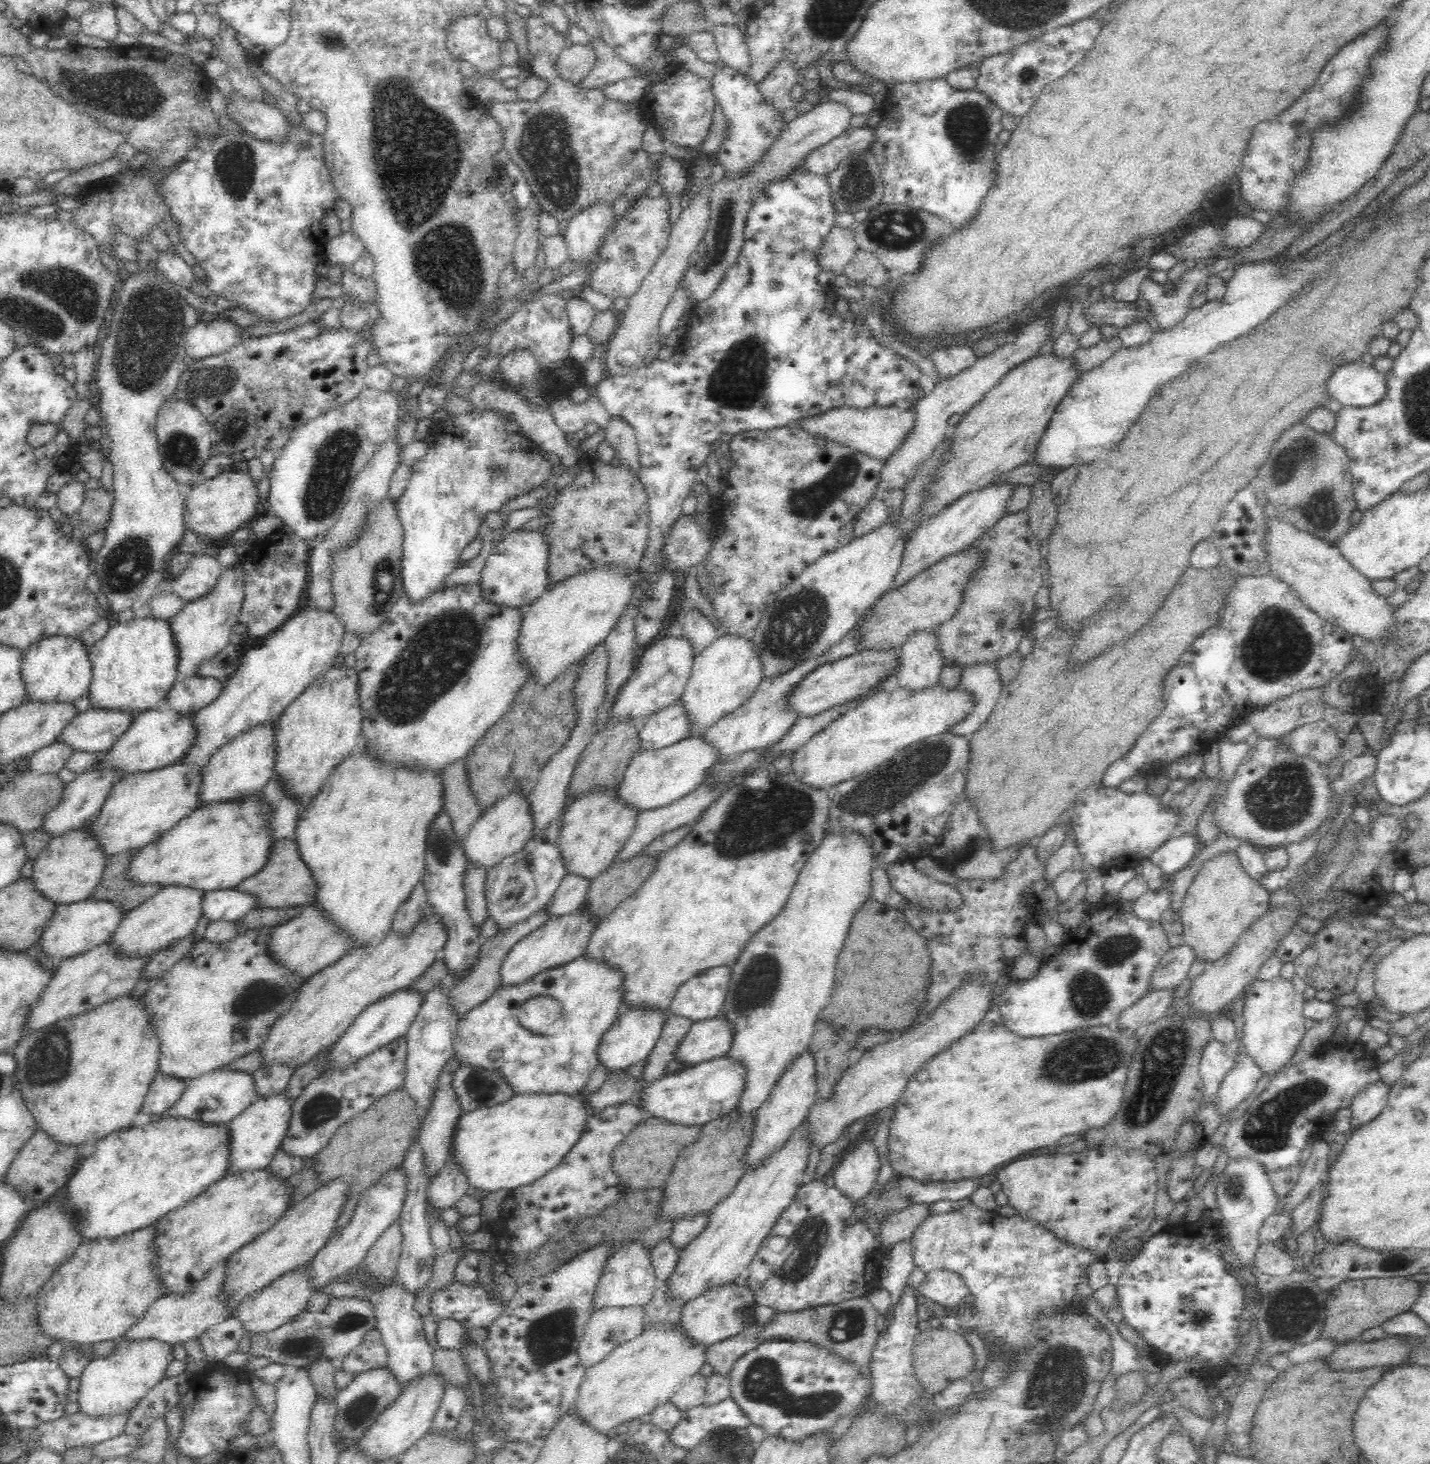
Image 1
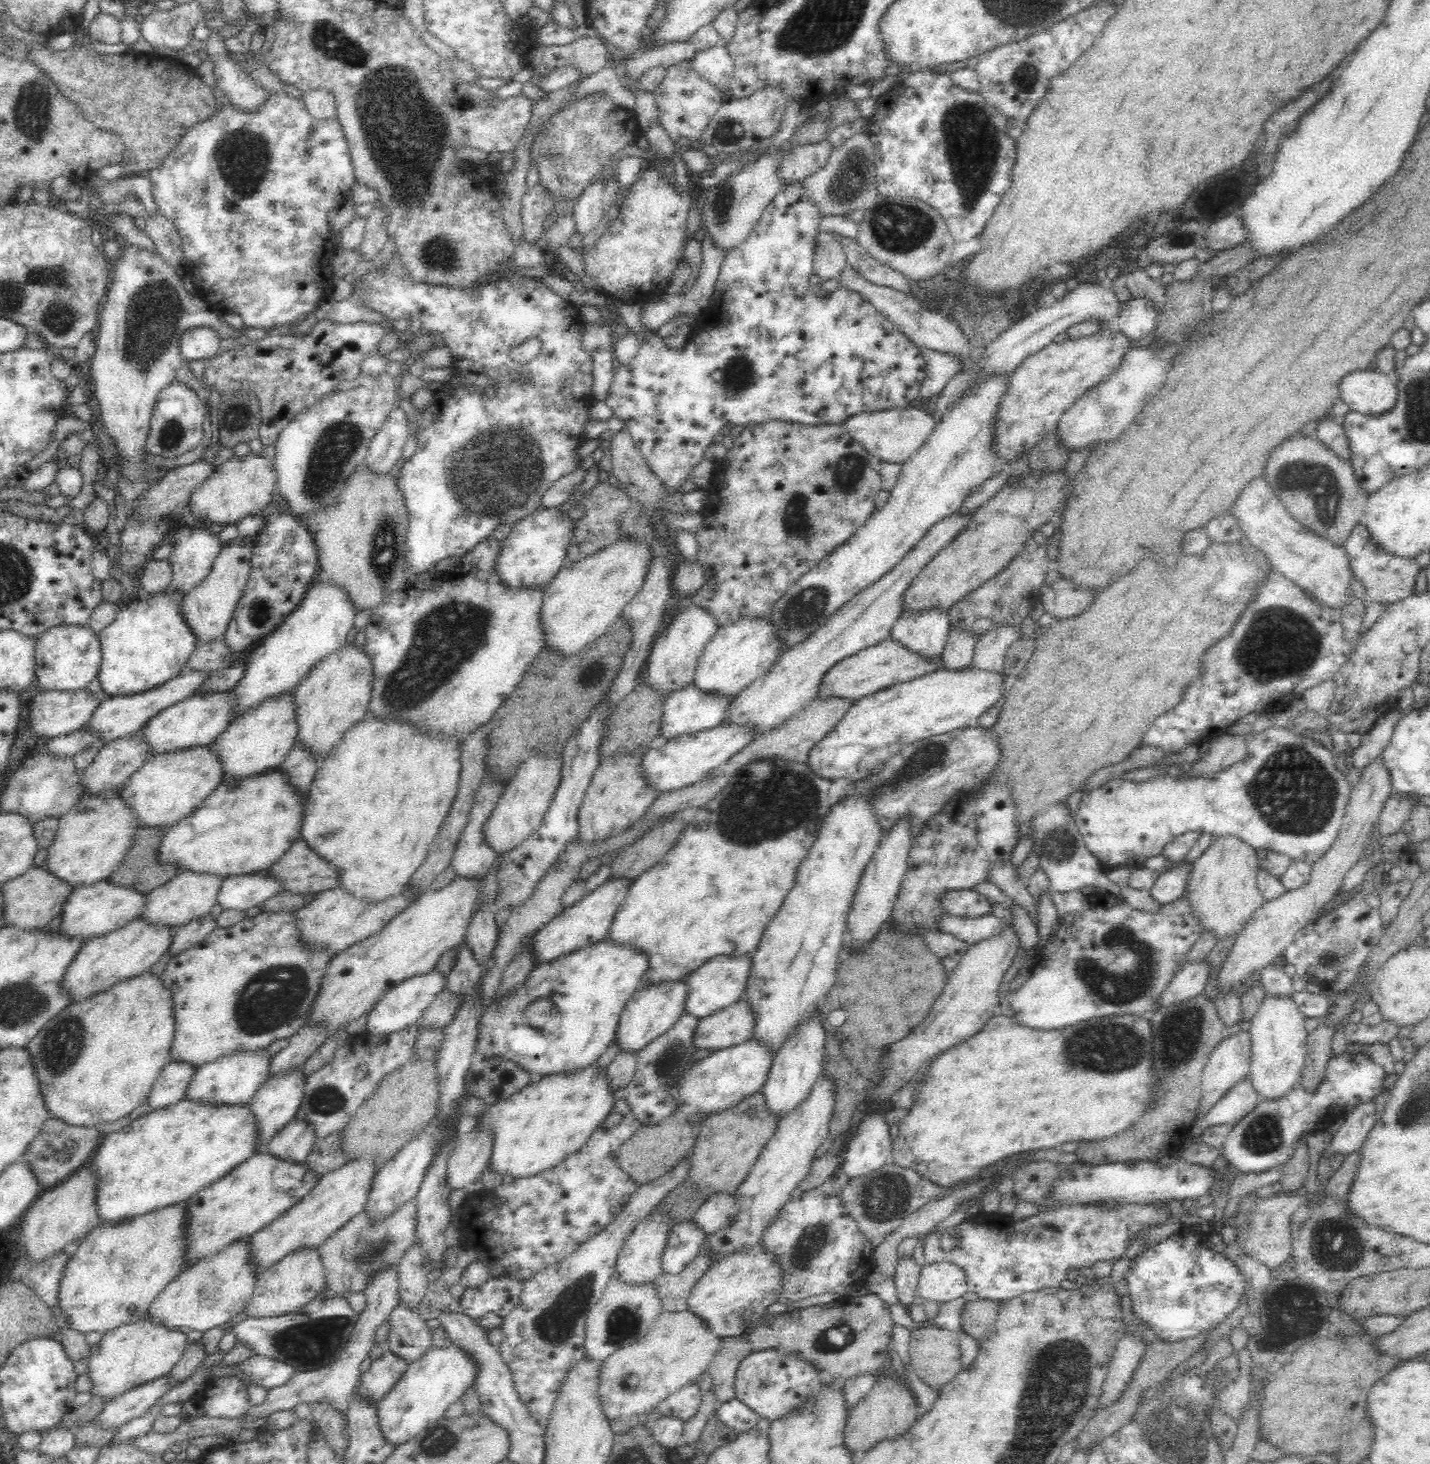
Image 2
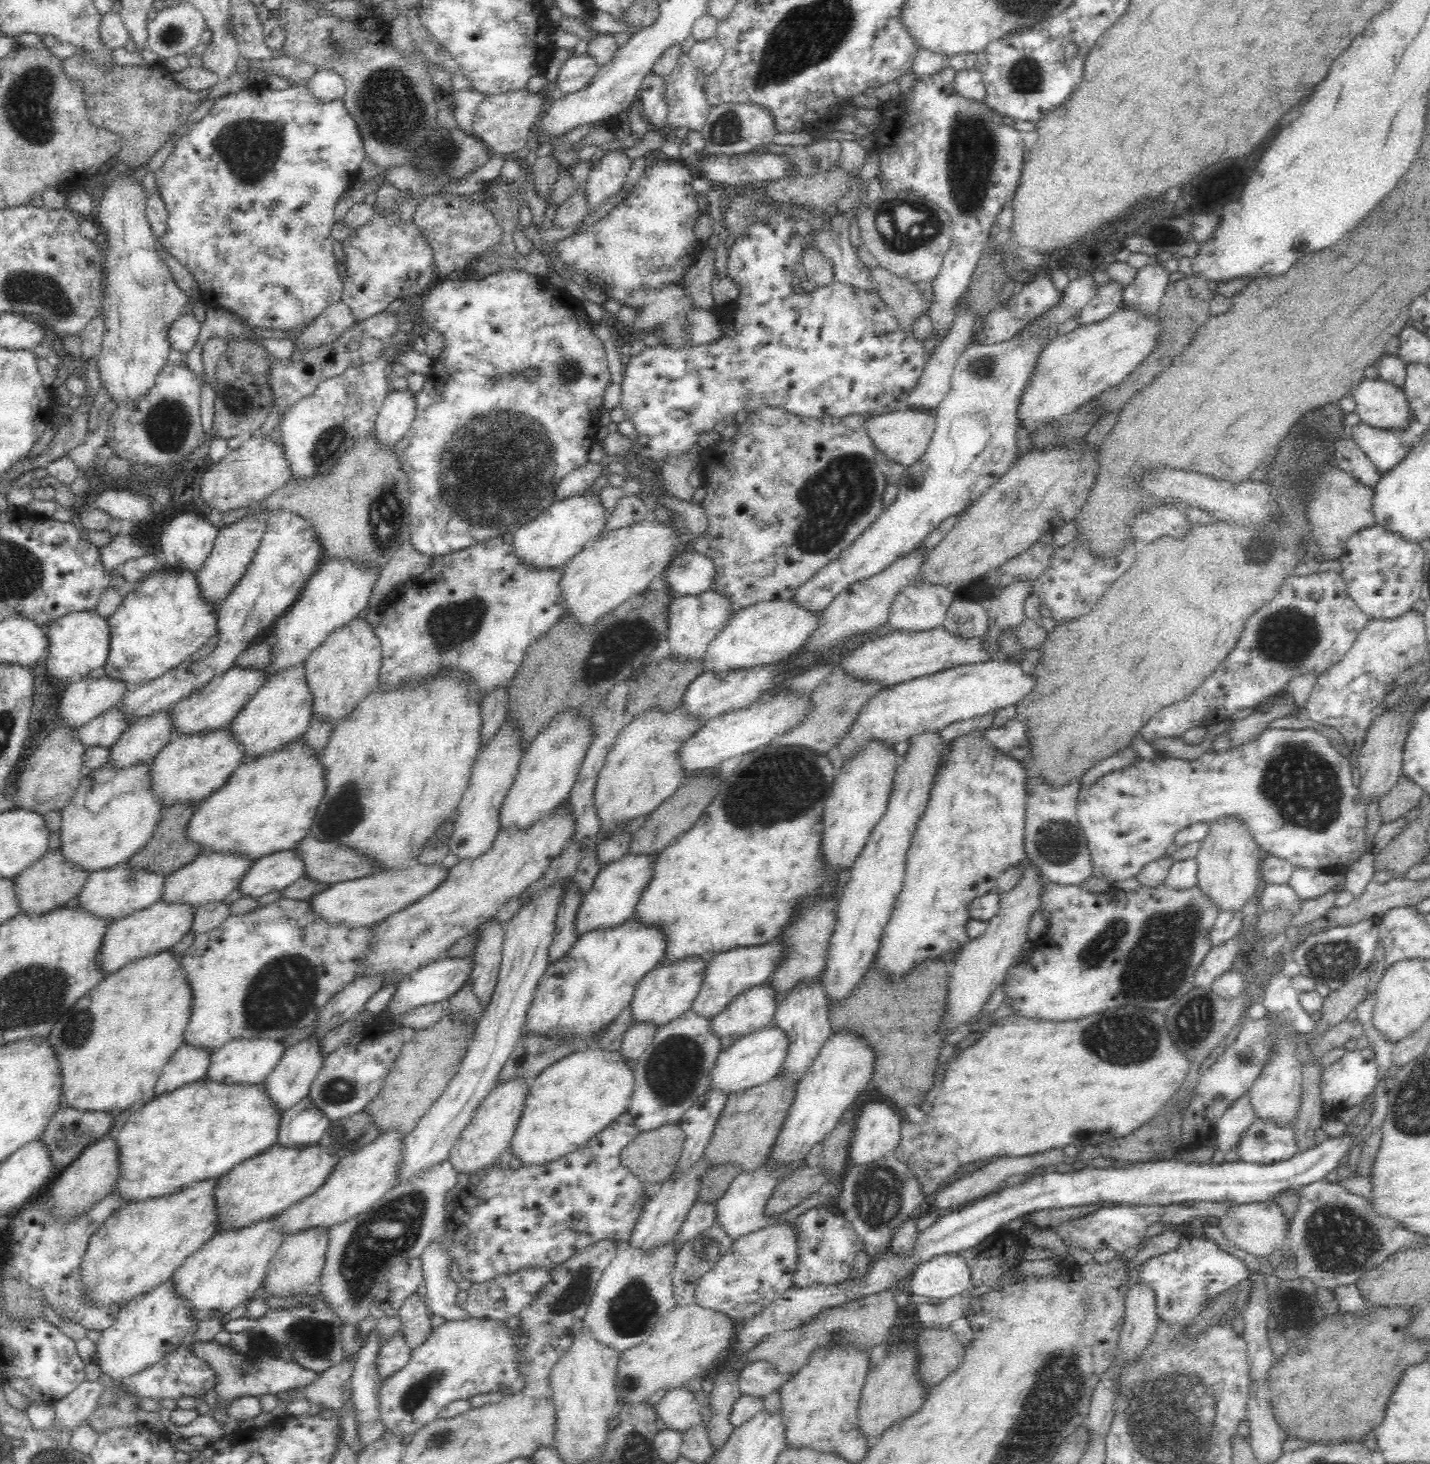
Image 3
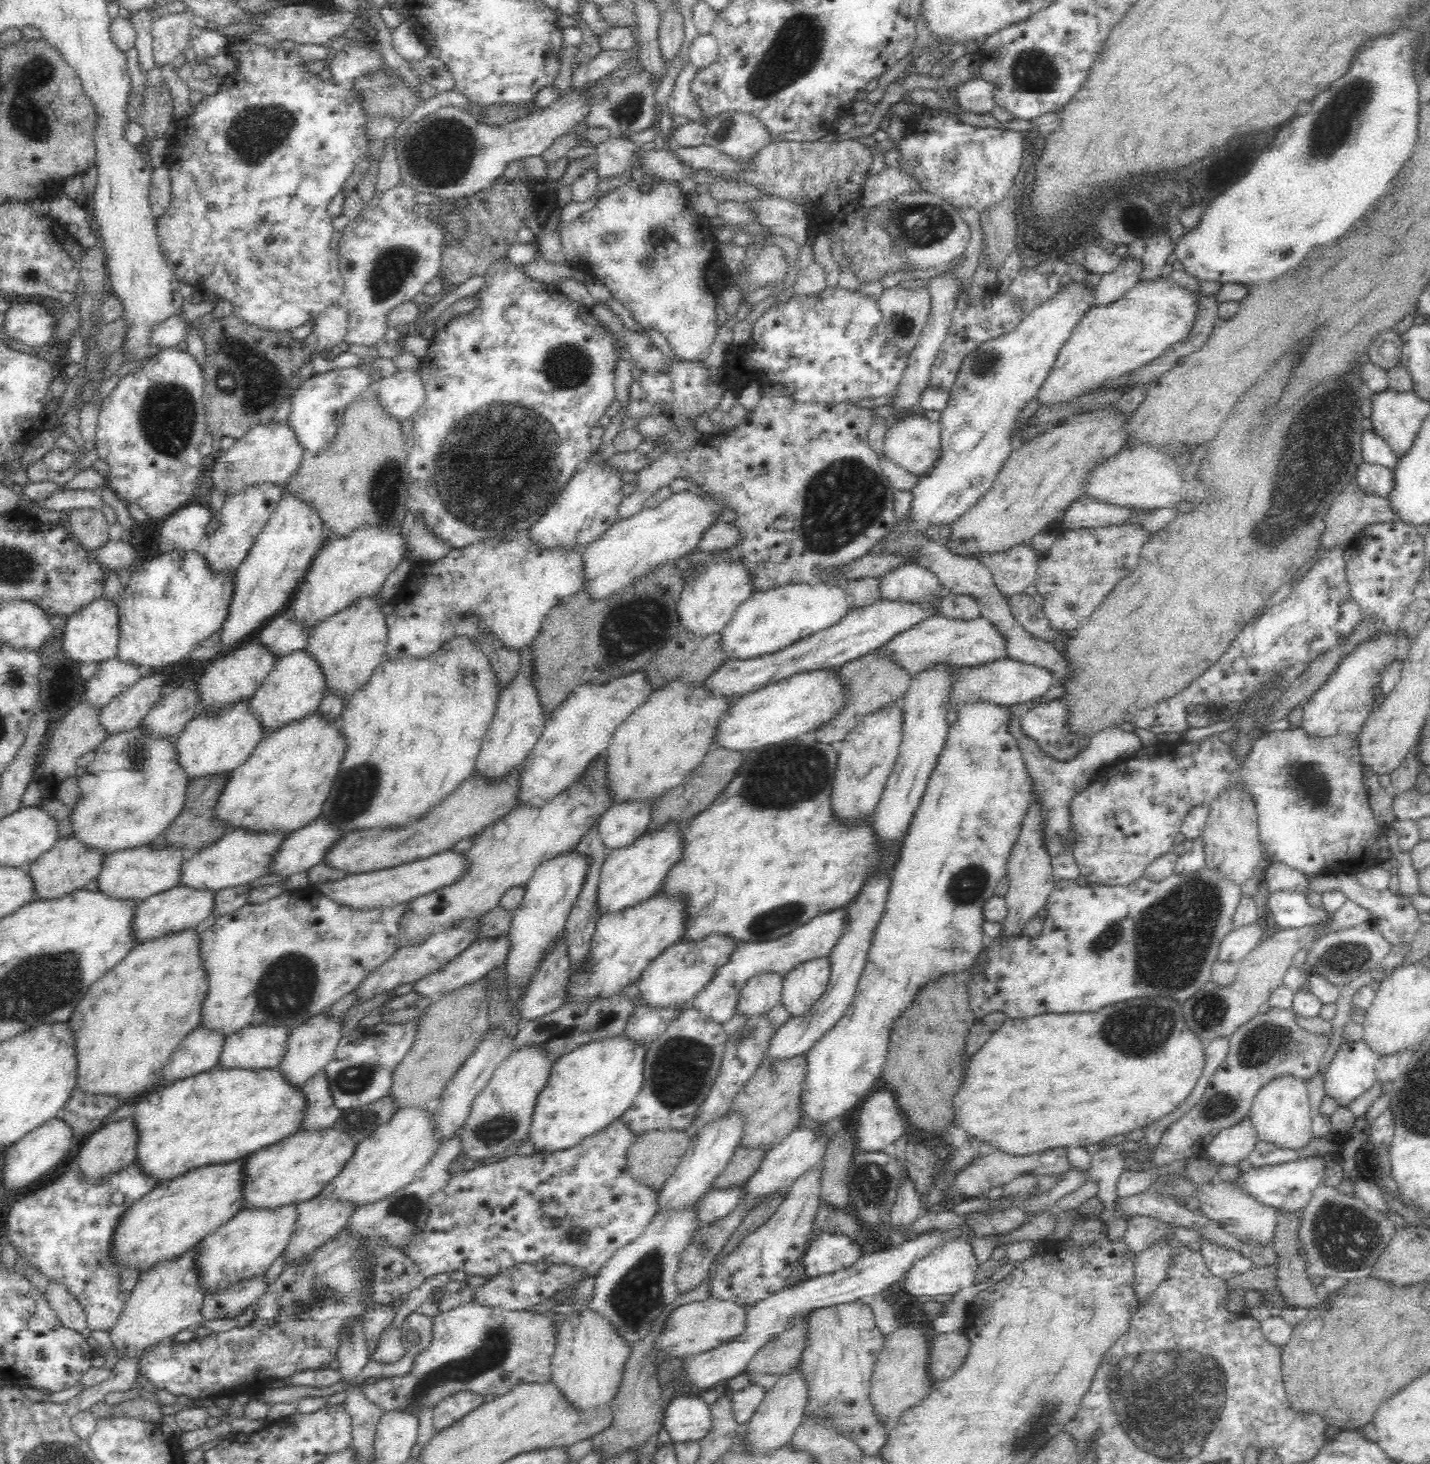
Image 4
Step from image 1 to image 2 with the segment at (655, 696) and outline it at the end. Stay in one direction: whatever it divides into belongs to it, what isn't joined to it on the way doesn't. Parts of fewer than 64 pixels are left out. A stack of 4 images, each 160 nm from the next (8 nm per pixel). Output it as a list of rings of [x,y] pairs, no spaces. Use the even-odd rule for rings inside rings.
[[[689,601],[682,602],[678,612],[676,614],[674,612],[666,619],[665,627],[654,638],[648,663],[646,663],[647,670],[641,679],[668,692],[676,691],[688,683],[692,683],[698,660],[702,656],[706,644],[716,634],[718,627],[718,619],[712,611]]]

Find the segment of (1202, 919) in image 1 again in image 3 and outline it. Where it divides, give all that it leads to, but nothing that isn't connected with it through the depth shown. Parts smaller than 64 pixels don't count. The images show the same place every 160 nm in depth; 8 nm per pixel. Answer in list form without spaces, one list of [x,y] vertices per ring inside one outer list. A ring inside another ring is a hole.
[[[1220,816],[1210,822],[1208,834],[1201,841],[1196,856],[1199,867],[1197,884],[1214,897],[1220,910],[1242,909],[1242,906],[1254,897],[1256,887],[1262,879],[1260,866],[1263,855],[1244,820],[1238,816]]]

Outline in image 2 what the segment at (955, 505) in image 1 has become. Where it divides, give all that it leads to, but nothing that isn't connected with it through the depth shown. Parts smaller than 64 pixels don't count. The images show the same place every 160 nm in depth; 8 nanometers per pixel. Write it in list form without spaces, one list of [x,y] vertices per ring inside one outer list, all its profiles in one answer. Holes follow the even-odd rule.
[[[970,514],[946,516],[940,523],[934,524],[926,532],[926,536],[910,549],[902,560],[894,565],[884,576],[857,592],[850,600],[842,604],[842,608],[830,613],[810,636],[804,637],[789,649],[786,649],[778,658],[773,667],[759,676],[750,686],[741,690],[732,702],[732,710],[726,716],[726,721],[746,723],[750,727],[758,725],[760,732],[767,731],[779,725],[797,710],[800,710],[808,701],[818,697],[818,690],[822,678],[830,668],[848,655],[856,654],[862,648],[876,644],[891,636],[891,628],[905,606],[904,592],[910,588],[913,580],[926,566],[926,563],[967,523]]]

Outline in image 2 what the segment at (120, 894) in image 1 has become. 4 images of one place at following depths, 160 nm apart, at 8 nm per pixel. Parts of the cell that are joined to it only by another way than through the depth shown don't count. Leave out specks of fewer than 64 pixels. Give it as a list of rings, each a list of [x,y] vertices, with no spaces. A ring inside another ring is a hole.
[[[161,826],[142,827],[140,832],[137,833],[137,840],[134,840],[130,853],[119,864],[118,869],[112,872],[109,880],[115,882],[115,884],[131,886],[150,892],[154,887],[162,886],[162,884],[177,876],[182,870],[181,866],[177,866],[172,861],[160,861],[160,857],[158,857],[167,830],[168,828]]]

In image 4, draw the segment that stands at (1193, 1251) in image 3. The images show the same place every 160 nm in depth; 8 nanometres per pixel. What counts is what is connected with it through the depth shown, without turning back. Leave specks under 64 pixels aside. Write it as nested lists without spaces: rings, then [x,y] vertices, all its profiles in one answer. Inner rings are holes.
[[[1203,1237],[1198,1240],[1200,1244],[1200,1253],[1206,1261],[1210,1272],[1222,1279],[1238,1276],[1253,1267],[1251,1257],[1247,1253],[1218,1246]]]

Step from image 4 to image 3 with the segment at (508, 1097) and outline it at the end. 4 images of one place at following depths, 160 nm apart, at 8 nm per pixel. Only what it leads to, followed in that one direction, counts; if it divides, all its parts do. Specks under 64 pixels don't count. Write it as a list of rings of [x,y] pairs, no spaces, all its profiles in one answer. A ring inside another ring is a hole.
[[[516,1073],[513,1077],[508,1077],[508,1080],[502,1080],[486,1095],[450,1151],[448,1159],[456,1171],[469,1174],[474,1170],[488,1167],[510,1147],[522,1112],[526,1108],[526,1096],[531,1092],[532,1080],[533,1078]]]

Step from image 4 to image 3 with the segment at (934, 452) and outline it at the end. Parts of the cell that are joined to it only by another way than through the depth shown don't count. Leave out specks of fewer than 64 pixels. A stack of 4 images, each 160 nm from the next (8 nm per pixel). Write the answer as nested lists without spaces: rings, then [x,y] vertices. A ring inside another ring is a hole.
[[[908,408],[906,411],[892,411],[886,414],[874,415],[868,420],[868,431],[875,447],[882,449],[891,460],[904,466],[912,467],[926,454],[926,448],[932,440],[936,426],[934,413],[917,411]]]

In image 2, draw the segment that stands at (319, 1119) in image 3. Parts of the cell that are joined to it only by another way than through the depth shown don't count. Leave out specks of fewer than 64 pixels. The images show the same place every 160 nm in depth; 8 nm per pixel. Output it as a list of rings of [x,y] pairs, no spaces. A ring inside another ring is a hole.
[[[294,1115],[267,1140],[265,1151],[280,1159],[306,1161],[316,1139],[314,1123]]]

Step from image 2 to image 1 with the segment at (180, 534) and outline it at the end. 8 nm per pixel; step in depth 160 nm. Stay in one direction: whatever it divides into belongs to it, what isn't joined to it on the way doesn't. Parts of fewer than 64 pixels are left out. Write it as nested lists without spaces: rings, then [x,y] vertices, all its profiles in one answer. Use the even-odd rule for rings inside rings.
[[[204,552],[192,553],[185,569],[170,582],[173,592],[185,601],[210,592],[221,571],[220,563],[214,556]]]

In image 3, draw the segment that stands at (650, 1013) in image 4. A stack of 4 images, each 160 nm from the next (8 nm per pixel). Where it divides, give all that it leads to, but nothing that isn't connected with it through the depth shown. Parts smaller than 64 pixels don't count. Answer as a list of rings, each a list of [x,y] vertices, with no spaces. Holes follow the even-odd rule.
[[[636,1017],[626,1026],[622,1034],[620,1051],[626,1059],[633,1062],[647,1046],[652,1044],[654,1036],[658,1034],[658,1024],[654,1021],[638,1021]]]

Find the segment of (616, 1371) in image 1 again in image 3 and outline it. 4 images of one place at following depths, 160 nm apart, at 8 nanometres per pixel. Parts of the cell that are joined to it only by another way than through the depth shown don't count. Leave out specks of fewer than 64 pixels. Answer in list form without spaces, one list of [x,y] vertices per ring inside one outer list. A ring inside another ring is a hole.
[[[696,1303],[677,1305],[662,1318],[648,1339],[623,1352],[616,1380],[618,1402],[646,1401],[658,1390],[680,1387],[698,1371],[705,1374],[714,1358],[728,1346],[737,1328],[735,1320],[721,1310],[703,1308]]]

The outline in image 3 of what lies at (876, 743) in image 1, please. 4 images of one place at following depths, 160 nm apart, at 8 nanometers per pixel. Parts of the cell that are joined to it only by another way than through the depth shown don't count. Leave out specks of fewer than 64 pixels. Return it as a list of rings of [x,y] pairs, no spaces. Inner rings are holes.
[[[996,657],[980,664],[962,664],[936,674],[896,683],[868,700],[862,707],[856,722],[837,745],[840,759],[846,760],[870,737],[886,739],[892,745],[904,742],[910,735],[924,729],[942,730],[951,723],[972,720],[976,716],[1014,707],[1028,696],[1038,684],[1034,672],[1026,672],[1020,662]]]

